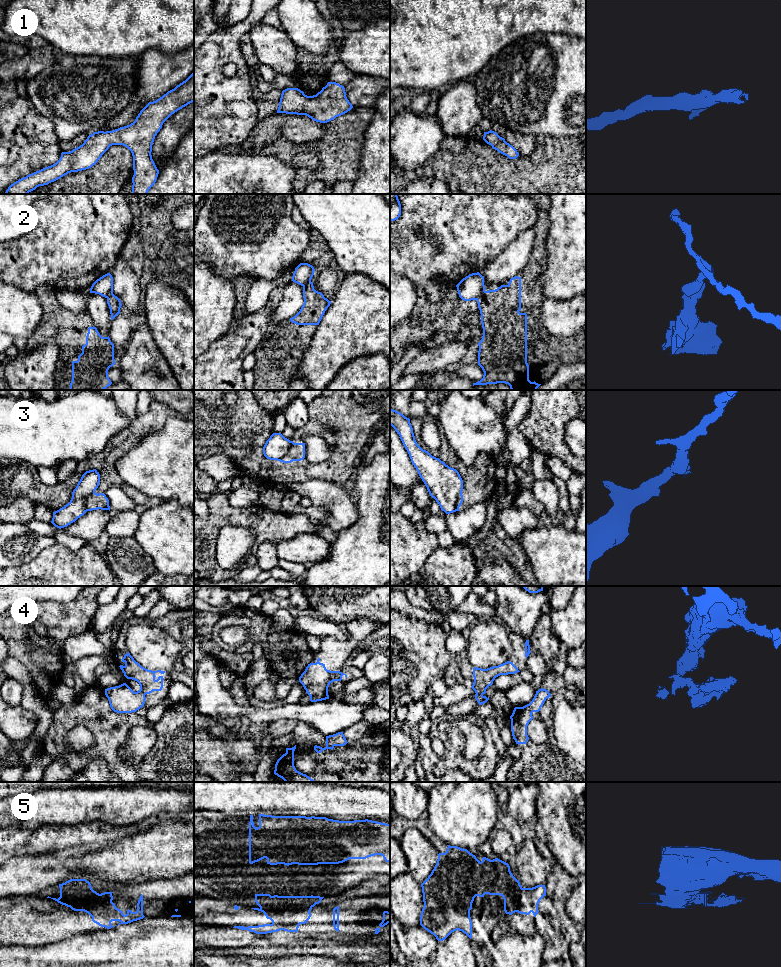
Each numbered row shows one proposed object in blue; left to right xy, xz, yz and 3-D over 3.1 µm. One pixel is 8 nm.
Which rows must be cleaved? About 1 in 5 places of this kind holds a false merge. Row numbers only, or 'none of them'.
2, 3, 4, 5

